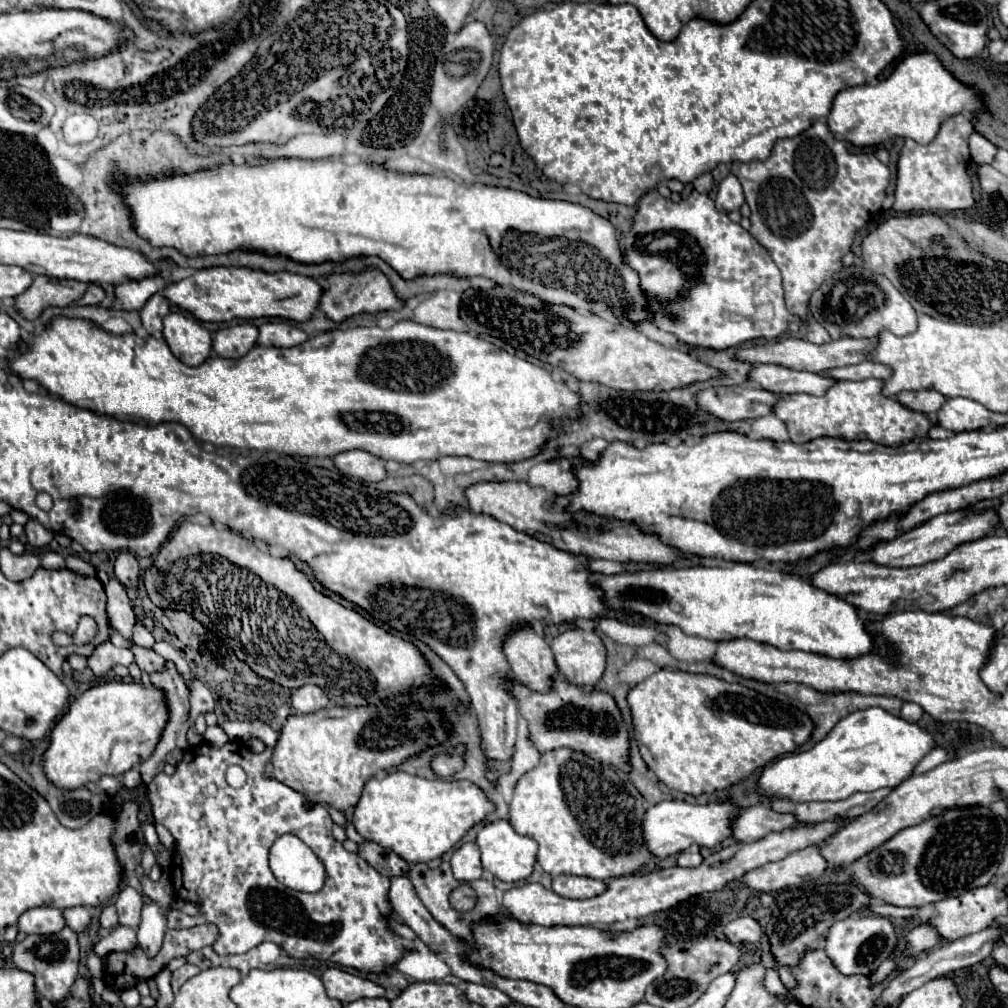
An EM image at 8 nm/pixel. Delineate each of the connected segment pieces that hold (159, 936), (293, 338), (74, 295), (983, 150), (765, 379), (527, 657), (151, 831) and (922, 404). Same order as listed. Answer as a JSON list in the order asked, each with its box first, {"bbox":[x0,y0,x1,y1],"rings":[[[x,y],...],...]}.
[{"bbox":[138,903,166,957],"rings":[[[156,903],[144,905],[138,929],[138,943],[148,957],[156,957],[156,953],[160,953],[164,933],[166,933],[166,917],[160,913],[160,907]]]},{"bbox":[258,321,308,347],"rings":[[[268,321],[268,323],[260,325],[258,345],[264,345],[264,347],[296,347],[296,345],[304,343],[306,339],[308,339],[306,333],[292,323]]]},{"bbox":[14,275,80,321],"rings":[[[44,275],[34,277],[32,285],[14,299],[16,311],[28,319],[34,321],[40,317],[40,313],[48,307],[68,307],[72,301],[78,301],[80,295],[80,283],[74,281],[74,287],[62,285],[60,281],[52,281]]]},{"bbox":[970,133,996,165],"rings":[[[972,133],[970,135],[970,155],[976,165],[990,165],[996,155],[996,145],[992,145],[980,133]]]},{"bbox":[750,365,836,395],"rings":[[[754,365],[750,371],[750,381],[774,393],[810,393],[824,395],[836,379],[812,371],[794,371],[782,365]]]},{"bbox":[504,627,558,693],"rings":[[[532,627],[514,631],[504,643],[504,653],[522,685],[538,693],[552,689],[558,677],[558,667],[552,649],[540,633]]]},{"bbox":[142,821,160,856],"rings":[[[145,821],[142,823],[142,830],[144,834],[144,838],[147,844],[151,847],[154,854],[157,856],[157,849],[160,844],[155,826],[153,823],[149,821]]]},{"bbox":[896,389,946,417],"rings":[[[922,389],[922,391],[904,391],[898,393],[896,399],[906,405],[908,409],[926,413],[928,417],[936,417],[936,413],[940,411],[940,405],[944,405],[946,397],[942,393],[936,393],[934,389]]]}]

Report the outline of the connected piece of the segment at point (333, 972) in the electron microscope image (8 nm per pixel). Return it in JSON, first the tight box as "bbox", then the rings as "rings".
{"bbox":[322,967,386,1003],"rings":[[[330,967],[322,975],[326,993],[342,1003],[350,1003],[362,997],[384,997],[386,989],[370,979],[352,975],[340,967]]]}

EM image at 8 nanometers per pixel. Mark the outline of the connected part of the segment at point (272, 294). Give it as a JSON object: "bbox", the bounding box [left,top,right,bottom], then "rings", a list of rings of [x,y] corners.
{"bbox":[164,267,322,321],"rings":[[[210,267],[208,271],[186,277],[178,283],[170,283],[164,289],[164,297],[182,311],[192,313],[200,321],[230,321],[230,319],[258,319],[258,317],[282,317],[290,321],[308,321],[318,307],[322,287],[304,275],[278,271],[264,273],[260,269],[246,267]]]}

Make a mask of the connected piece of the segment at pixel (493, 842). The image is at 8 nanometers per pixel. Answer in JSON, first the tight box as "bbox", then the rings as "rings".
{"bbox":[476,821,538,883],"rings":[[[494,821],[482,827],[476,839],[480,851],[482,851],[482,865],[488,869],[496,879],[506,881],[506,883],[518,883],[530,877],[536,865],[536,853],[538,853],[538,843],[530,837],[518,835],[508,821]]]}

